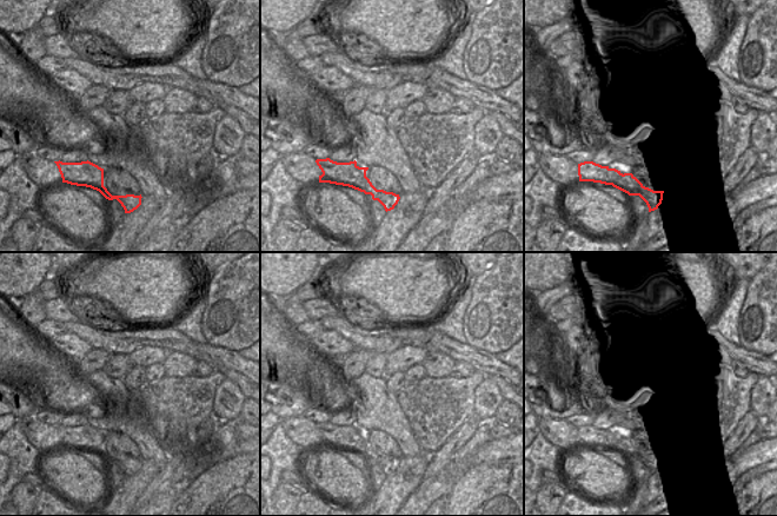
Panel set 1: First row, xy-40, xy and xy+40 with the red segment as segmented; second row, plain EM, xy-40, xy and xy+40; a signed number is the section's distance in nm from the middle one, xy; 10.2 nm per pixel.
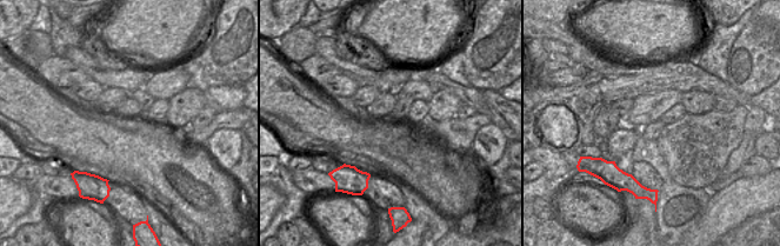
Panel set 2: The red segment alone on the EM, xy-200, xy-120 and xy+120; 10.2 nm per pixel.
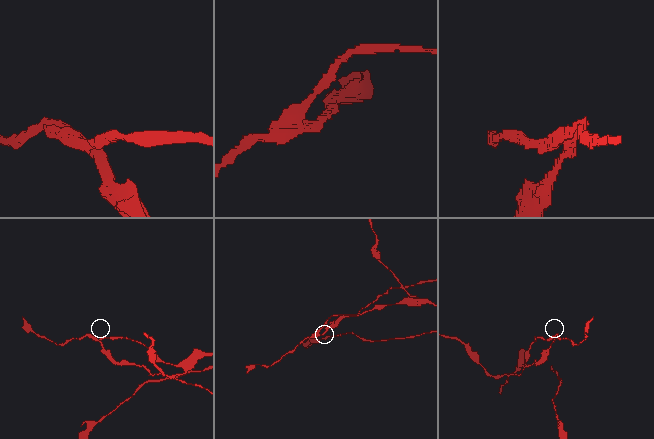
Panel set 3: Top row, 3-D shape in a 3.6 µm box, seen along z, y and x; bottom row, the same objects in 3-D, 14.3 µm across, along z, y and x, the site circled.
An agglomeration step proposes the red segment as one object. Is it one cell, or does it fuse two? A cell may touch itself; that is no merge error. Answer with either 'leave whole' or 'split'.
split

